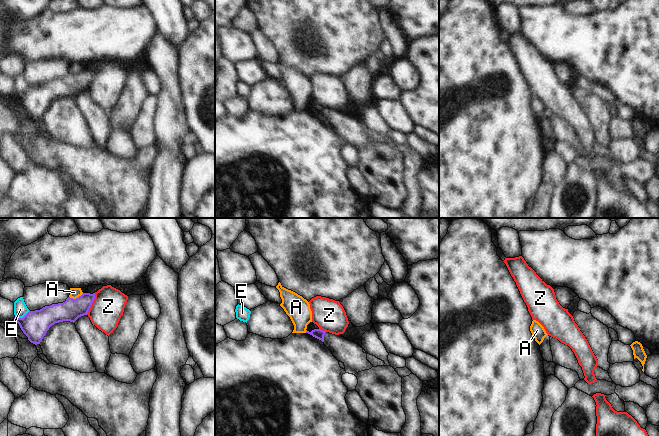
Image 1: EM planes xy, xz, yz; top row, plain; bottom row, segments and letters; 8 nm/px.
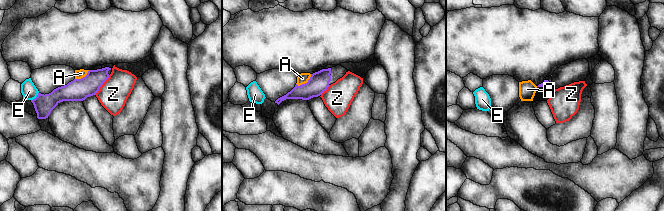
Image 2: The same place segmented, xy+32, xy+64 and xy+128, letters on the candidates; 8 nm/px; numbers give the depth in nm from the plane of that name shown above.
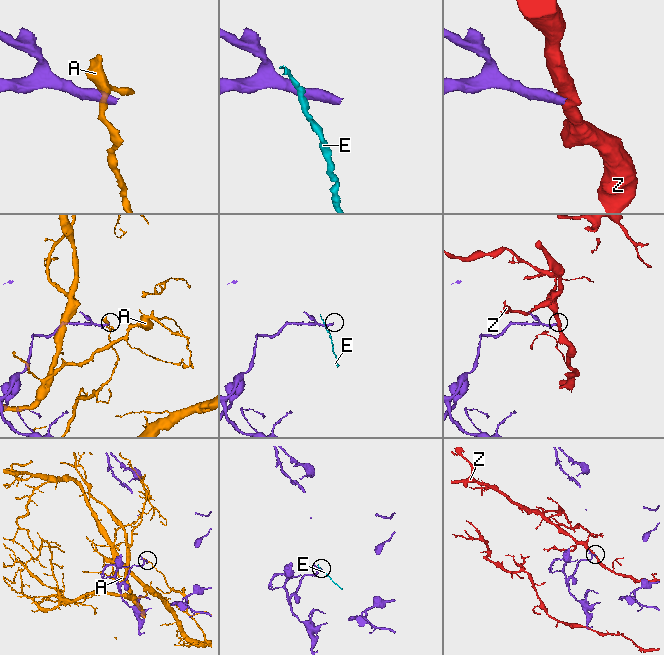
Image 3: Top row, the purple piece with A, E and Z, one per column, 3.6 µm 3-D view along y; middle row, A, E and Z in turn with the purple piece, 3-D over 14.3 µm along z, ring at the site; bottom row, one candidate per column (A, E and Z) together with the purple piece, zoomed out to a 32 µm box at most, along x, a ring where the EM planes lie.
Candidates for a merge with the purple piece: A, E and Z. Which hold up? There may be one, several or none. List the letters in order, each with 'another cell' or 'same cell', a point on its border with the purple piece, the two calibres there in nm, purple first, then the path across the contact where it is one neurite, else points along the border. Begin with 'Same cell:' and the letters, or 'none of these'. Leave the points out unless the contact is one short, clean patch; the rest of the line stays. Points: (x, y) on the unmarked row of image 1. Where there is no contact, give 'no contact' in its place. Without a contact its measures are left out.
Same cell: none of these
A: another cell; contact xy (76, 74); calibres 170 and 80 nm; border xy (83, 69), (75, 74), (69, 73)
E: another cell; contact xy (23, 93); calibres 220 and 110 nm; border xy (29, 86), (22, 93), (15, 93)
Z: another cell; contact xy (91, 80); calibres 170 and 260 nm; border xy (95, 69), (95, 74), (86, 90)

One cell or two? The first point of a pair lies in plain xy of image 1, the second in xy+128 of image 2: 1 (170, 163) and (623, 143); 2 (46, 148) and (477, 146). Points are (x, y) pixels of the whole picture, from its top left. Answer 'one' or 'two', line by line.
1: one
2: one

